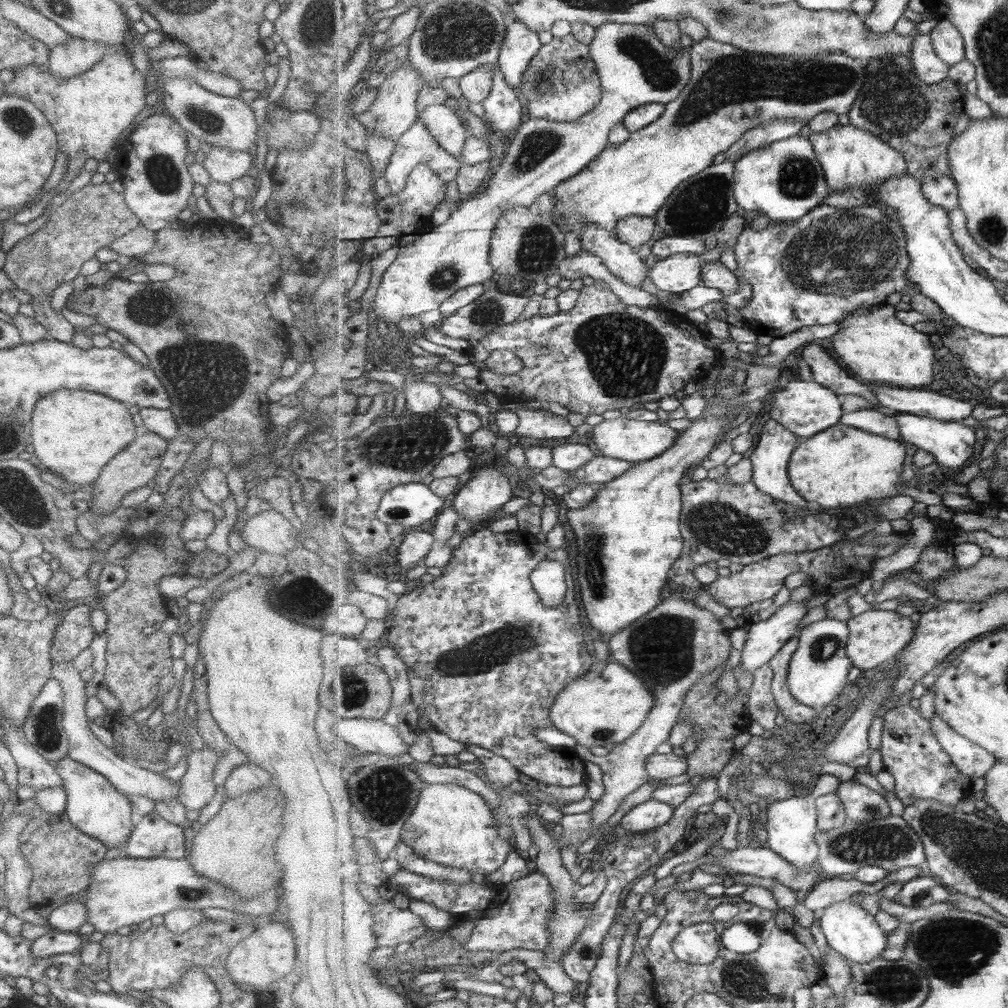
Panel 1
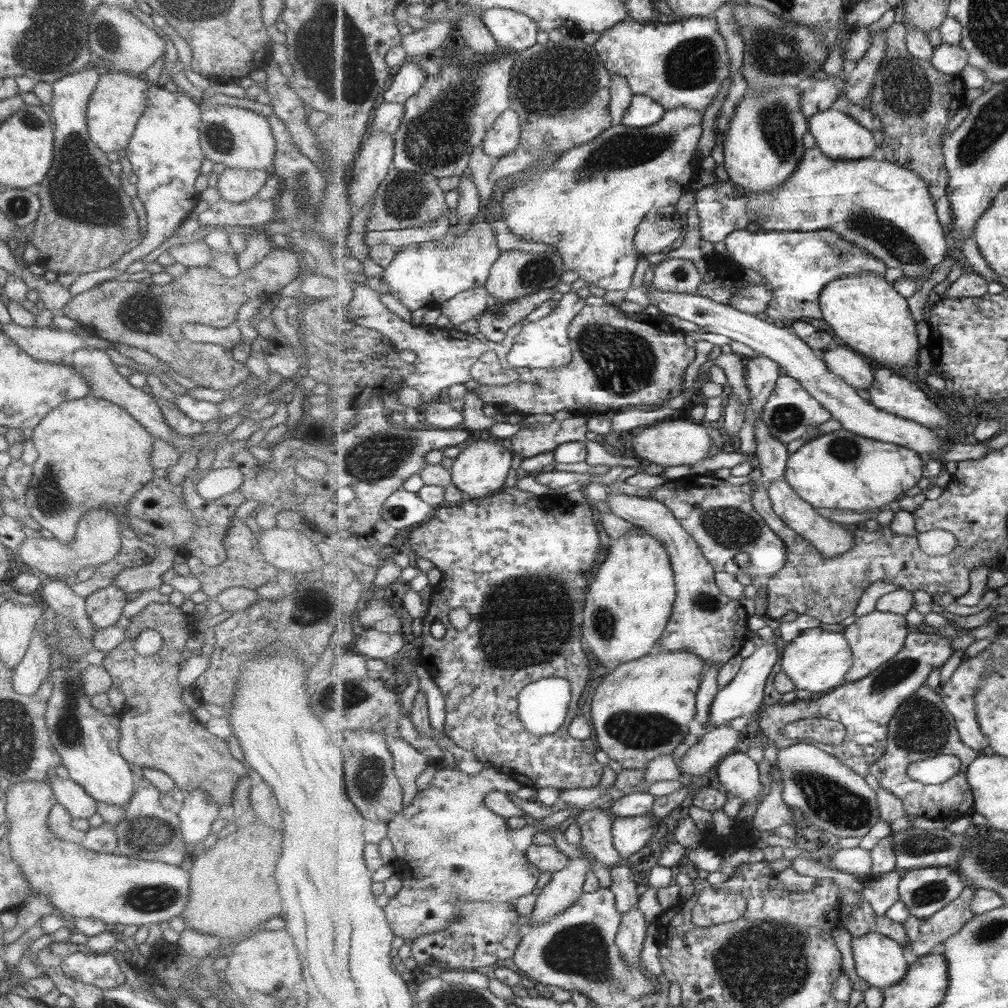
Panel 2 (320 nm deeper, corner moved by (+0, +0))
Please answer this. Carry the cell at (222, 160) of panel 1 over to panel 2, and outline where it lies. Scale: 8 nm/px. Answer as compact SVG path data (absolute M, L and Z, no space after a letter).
M223 169L217 178L216 191L225 202L237 204L256 196L270 175L268 170Z

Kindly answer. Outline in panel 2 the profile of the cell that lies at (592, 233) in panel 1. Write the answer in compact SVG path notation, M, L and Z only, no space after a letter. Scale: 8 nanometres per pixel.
M653 284L650 286L653 289L647 296L650 302L658 306L663 313L694 322L706 332L722 334L731 340L742 342L759 355L767 356L777 362L785 370L786 375L796 378L827 410L831 411L831 415L839 420L842 429L909 448L923 457L939 452L943 446L949 446L946 439L939 438L937 432L933 432L931 428L887 413L871 404L870 400L861 398L856 388L830 371L828 364L818 355L818 352L812 349L790 324L783 327L777 326L774 322L767 322L767 320L757 318L754 314L741 312L731 304L719 304L719 302L699 296L698 293L669 293L659 290Z

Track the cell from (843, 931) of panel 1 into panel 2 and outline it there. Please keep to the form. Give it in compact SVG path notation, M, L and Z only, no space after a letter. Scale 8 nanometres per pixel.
M870 930L852 939L852 954L858 976L869 986L889 989L907 977L911 956L894 939Z

